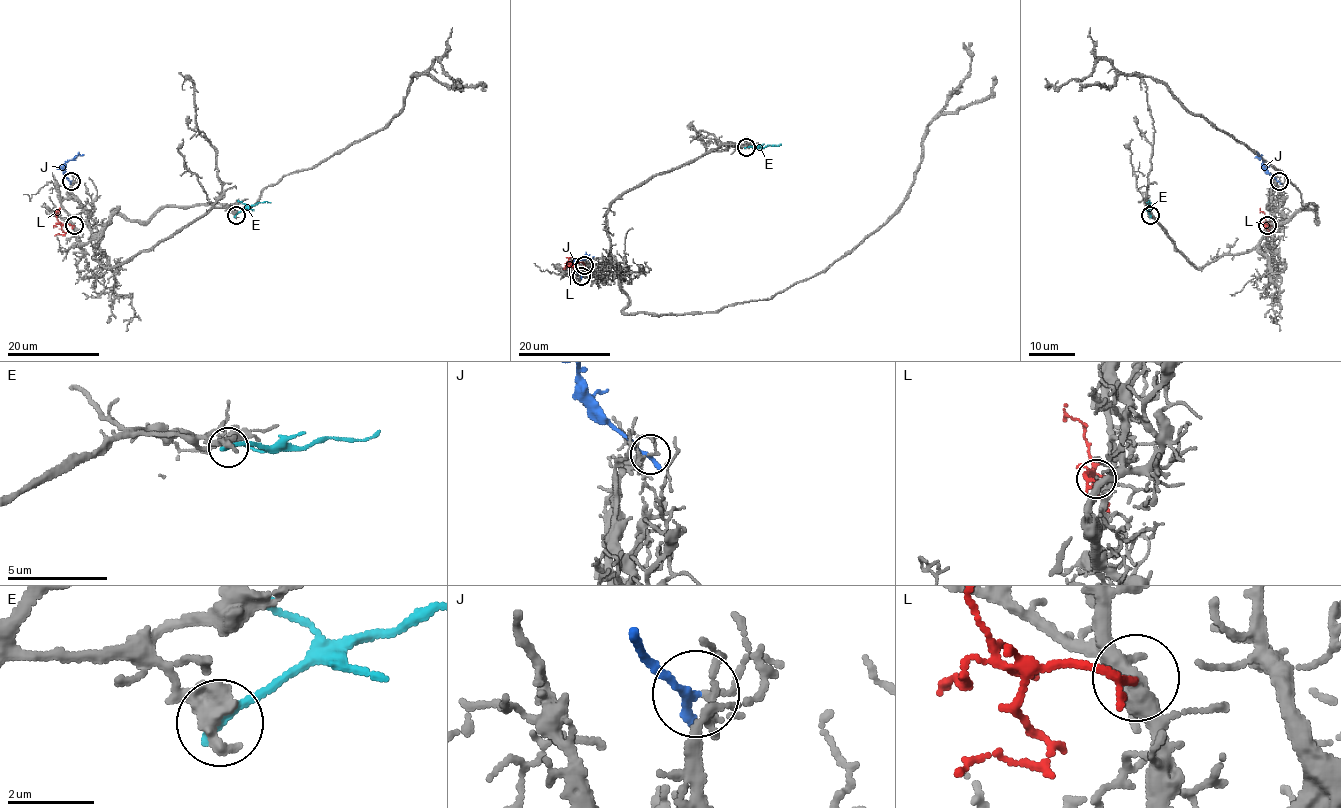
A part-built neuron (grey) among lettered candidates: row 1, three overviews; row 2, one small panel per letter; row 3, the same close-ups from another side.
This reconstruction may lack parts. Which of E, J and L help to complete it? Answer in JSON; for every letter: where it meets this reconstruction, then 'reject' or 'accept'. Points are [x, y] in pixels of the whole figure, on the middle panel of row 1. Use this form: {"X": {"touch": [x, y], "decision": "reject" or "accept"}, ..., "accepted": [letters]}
{"E": {"touch": [746, 147], "decision": "reject"}, "J": {"touch": [581, 276], "decision": "reject"}, "L": {"touch": [584, 265], "decision": "accept"}, "accepted": ["L"]}

